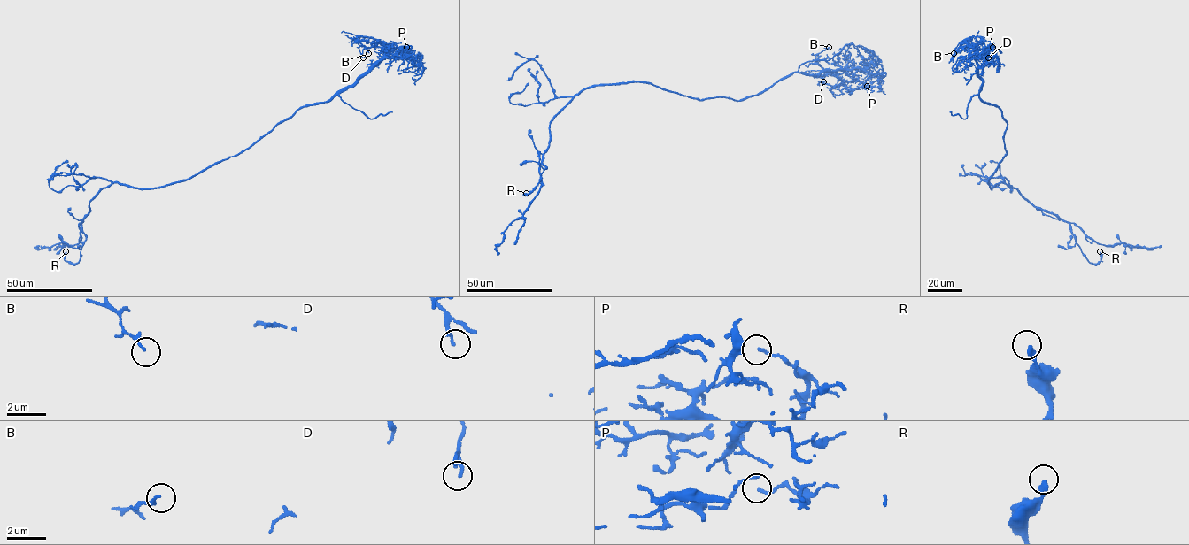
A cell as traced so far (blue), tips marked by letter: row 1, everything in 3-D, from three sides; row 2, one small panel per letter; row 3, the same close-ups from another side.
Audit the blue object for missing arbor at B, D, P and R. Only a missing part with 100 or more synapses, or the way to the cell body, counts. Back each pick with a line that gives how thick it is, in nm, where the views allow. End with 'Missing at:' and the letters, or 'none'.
Missing at: none

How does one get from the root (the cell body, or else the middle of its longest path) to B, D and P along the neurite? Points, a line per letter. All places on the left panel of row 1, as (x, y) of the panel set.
B: (203, 172), (250, 148), (298, 110), (325, 103), (352, 86), (384, 55), (382, 42), (358, 37), (368, 53)
D: (203, 172), (250, 148), (302, 108), (325, 103), (351, 87), (379, 62), (383, 49), (360, 46), (363, 57)
P: (203, 172), (250, 148), (302, 108), (325, 103), (351, 87), (385, 53), (409, 57), (406, 47)

